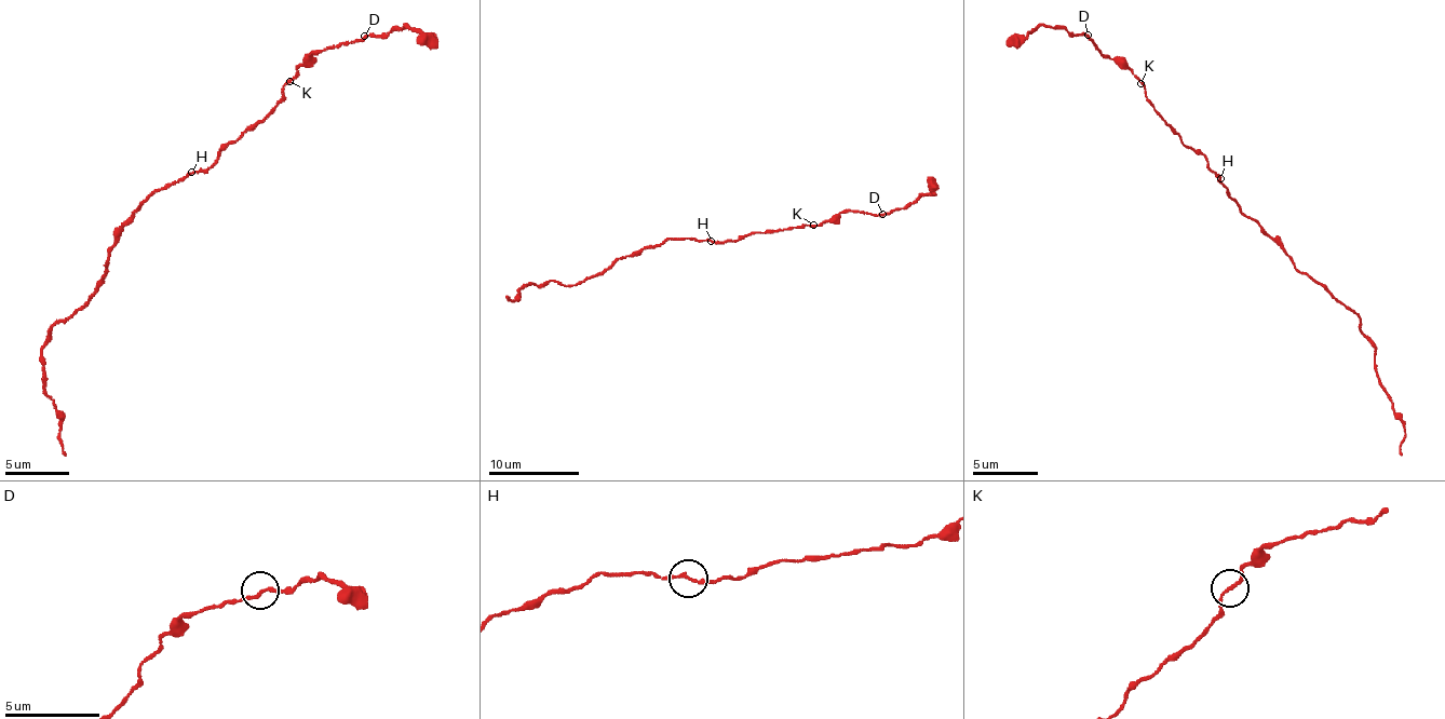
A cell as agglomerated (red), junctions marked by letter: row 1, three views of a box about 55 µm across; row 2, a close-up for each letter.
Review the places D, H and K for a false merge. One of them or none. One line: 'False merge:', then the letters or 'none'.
False merge: D

